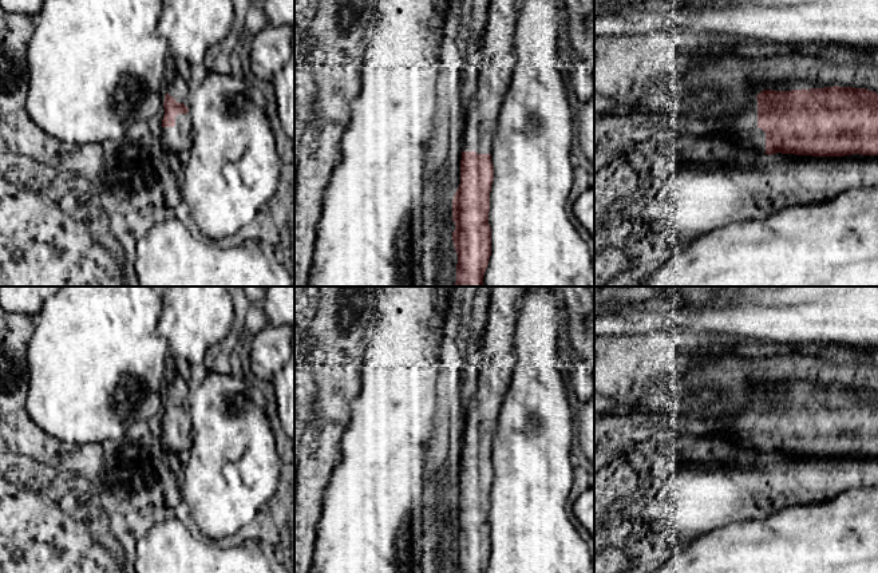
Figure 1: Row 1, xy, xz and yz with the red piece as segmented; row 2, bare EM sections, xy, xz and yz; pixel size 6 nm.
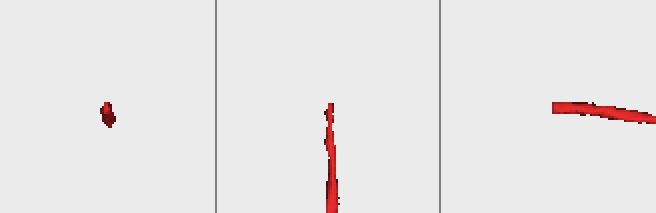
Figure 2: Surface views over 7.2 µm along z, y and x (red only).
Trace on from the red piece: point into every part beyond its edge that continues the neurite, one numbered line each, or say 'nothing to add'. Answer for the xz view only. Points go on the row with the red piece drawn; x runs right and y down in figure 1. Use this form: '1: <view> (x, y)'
1: xz (490, 82)

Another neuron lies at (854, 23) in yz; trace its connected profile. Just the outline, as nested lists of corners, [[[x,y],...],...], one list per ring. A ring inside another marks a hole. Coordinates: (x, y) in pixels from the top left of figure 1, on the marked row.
[[[594,0],[608,12],[594,17],[594,37],[632,36],[658,31],[677,31],[689,24],[696,13],[724,9],[724,35],[741,36],[745,40],[764,44],[842,44],[863,50],[878,48],[878,0],[709,0],[685,4],[671,11],[620,11],[622,5],[638,0]]]

